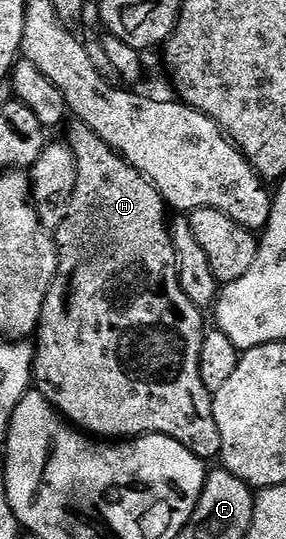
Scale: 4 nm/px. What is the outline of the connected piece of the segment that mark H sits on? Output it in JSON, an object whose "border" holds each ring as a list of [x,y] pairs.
{"border":[[[76,121],[73,124],[66,136],[66,142],[68,148],[72,150],[76,162],[76,188],[72,203],[68,206],[68,215],[54,232],[56,250],[60,253],[60,274],[52,282],[52,291],[42,305],[40,325],[36,328],[34,336],[36,356],[32,362],[32,377],[35,390],[40,391],[42,397],[46,397],[46,401],[51,403],[69,424],[75,425],[81,432],[87,433],[89,436],[103,437],[108,441],[128,441],[141,435],[165,435],[178,440],[183,447],[188,447],[199,459],[211,461],[213,458],[215,460],[220,454],[220,434],[212,412],[213,392],[208,391],[202,385],[200,373],[200,354],[202,353],[202,341],[206,334],[205,312],[192,304],[190,297],[186,297],[180,288],[176,251],[172,248],[170,223],[169,220],[164,220],[165,201],[154,184],[148,182],[145,175],[129,166],[85,123]]]}

